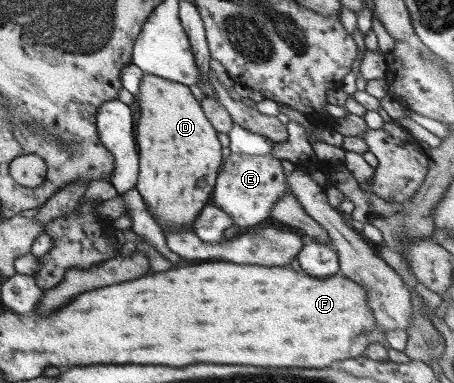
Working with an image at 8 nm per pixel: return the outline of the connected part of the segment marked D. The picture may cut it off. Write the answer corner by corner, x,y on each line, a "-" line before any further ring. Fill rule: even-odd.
144,73
136,98
140,106
140,119
136,126
140,174
136,190
142,196
146,210
163,231
194,231
192,224
200,210
210,204
223,164
218,132
188,85

